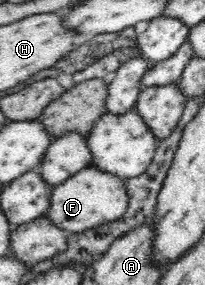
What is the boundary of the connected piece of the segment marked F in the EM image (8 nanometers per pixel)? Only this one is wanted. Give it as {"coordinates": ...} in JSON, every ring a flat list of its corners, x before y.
{"coordinates":[[84,168,78,173,68,177,64,183,52,187,48,209,43,217,48,218,50,223,62,228,66,233,83,232,90,227,96,227,104,221,114,221,124,215,128,207,128,198,124,183,127,180,116,178,106,172,100,172,96,168]]}

